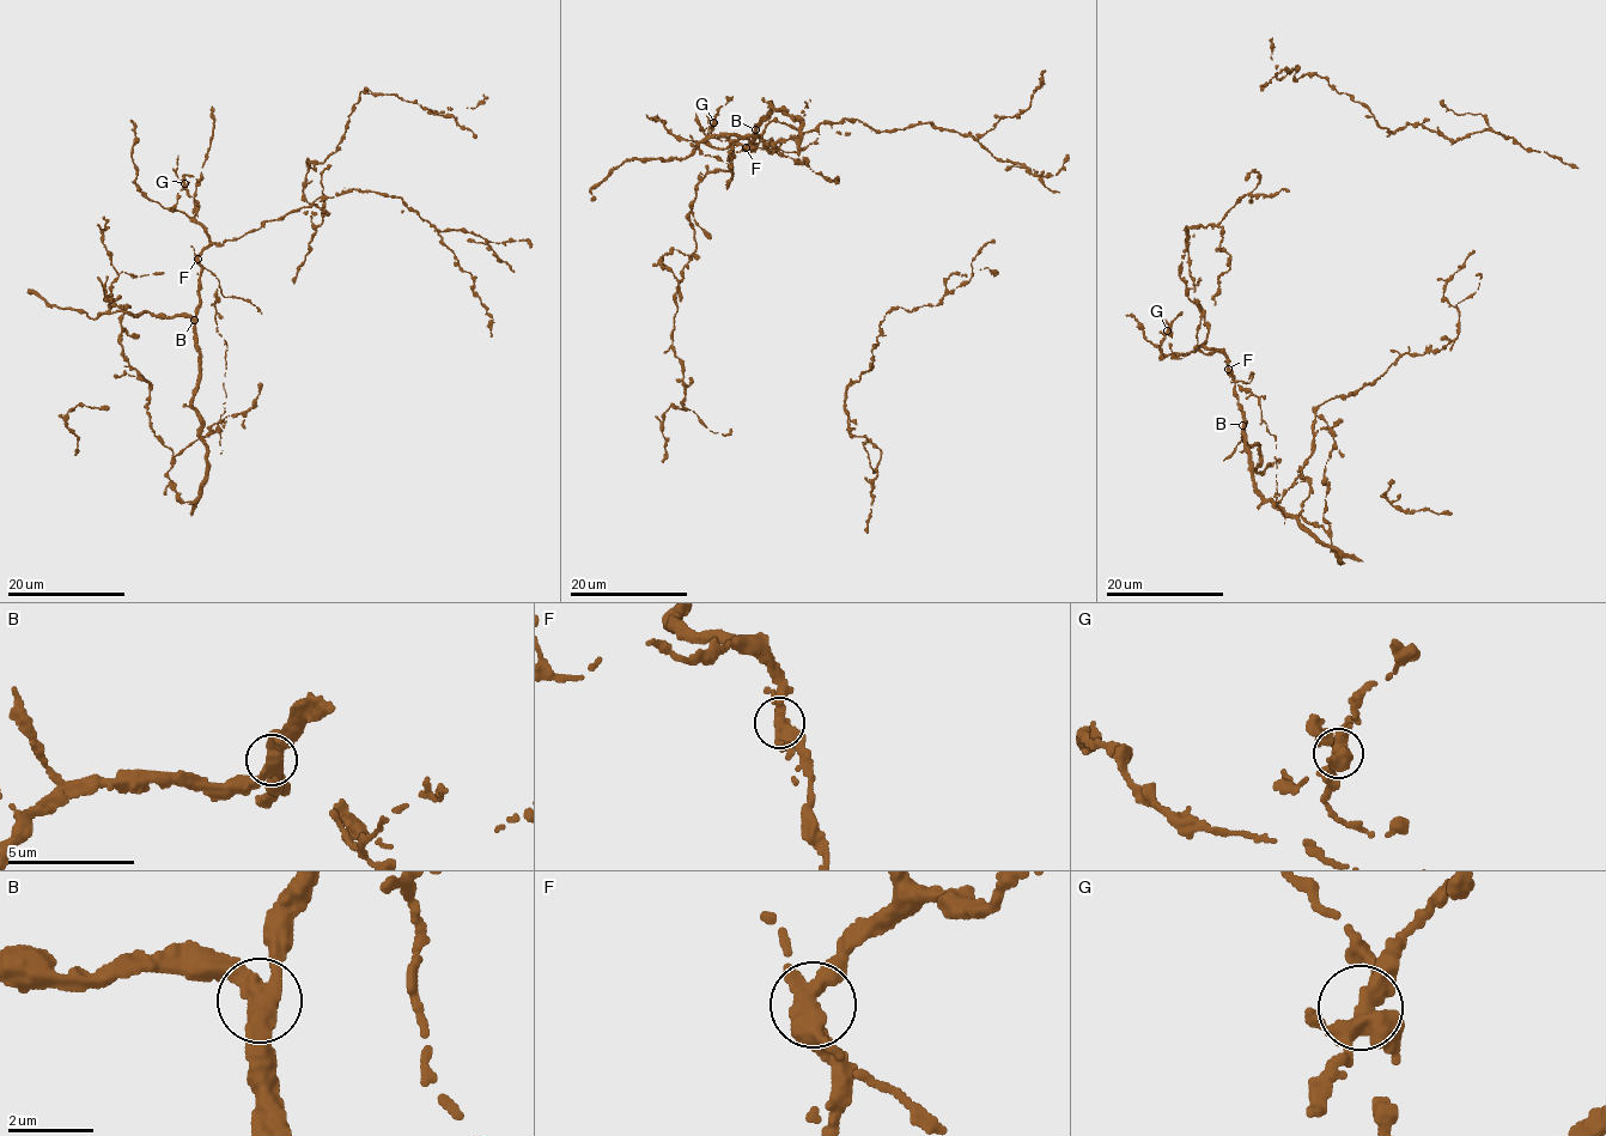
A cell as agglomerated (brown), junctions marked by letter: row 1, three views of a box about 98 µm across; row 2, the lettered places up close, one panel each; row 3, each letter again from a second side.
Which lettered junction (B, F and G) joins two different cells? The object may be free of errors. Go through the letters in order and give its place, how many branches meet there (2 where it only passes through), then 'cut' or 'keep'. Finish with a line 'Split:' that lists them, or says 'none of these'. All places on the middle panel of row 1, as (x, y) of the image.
B: (755, 129) | 3 | keep
F: (746, 147) | 4 | cut
G: (713, 122) | 4 | keep
Split: F

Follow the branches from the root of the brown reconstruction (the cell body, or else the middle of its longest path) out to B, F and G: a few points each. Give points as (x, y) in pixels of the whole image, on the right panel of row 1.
B: (1197, 340), (1200, 352), (1221, 351), (1228, 362), (1242, 425)
F: (1197, 340), (1200, 352), (1223, 353), (1227, 368)
G: (1197, 340), (1200, 352), (1217, 350), (1202, 347), (1204, 342), (1196, 351), (1176, 358), (1167, 330)

